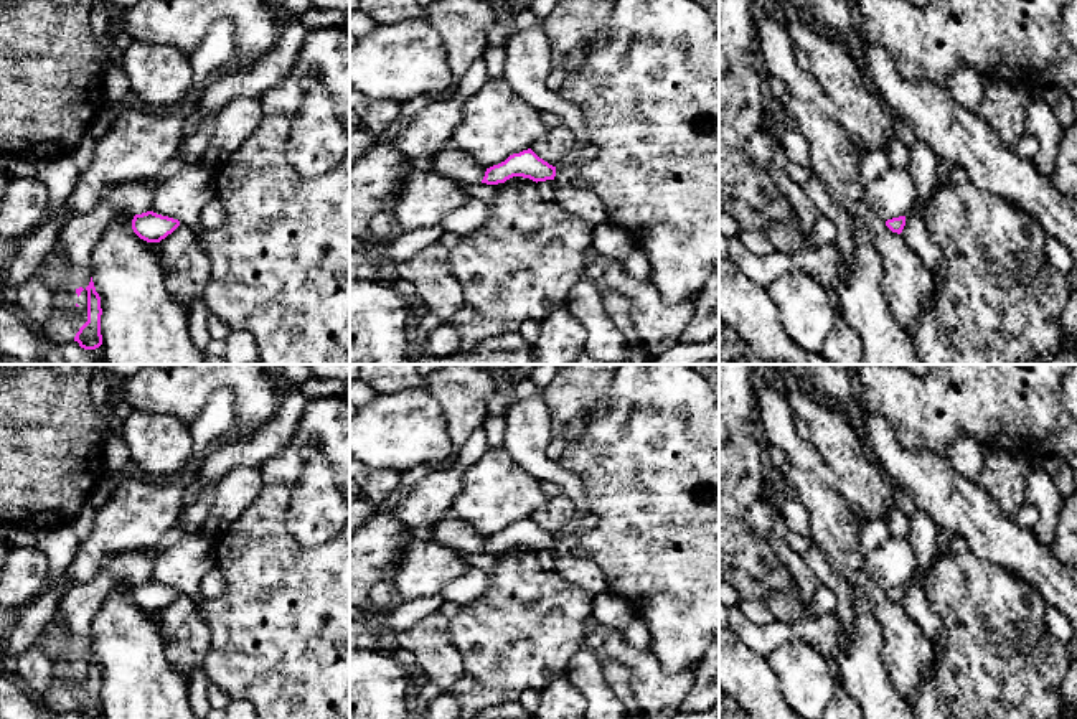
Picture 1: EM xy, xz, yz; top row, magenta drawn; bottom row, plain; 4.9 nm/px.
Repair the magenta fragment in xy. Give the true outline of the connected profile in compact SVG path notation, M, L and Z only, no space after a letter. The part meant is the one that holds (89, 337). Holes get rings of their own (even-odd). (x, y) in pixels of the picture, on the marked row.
M92 277L87 290L87 322L79 328L79 331L74 336L74 341L79 343L84 350L96 350L102 345L102 335L101 335L101 297L96 292Z

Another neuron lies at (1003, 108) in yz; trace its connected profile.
M990 79L980 114L1001 142L1013 148L1023 137L1028 94L1003 81Z

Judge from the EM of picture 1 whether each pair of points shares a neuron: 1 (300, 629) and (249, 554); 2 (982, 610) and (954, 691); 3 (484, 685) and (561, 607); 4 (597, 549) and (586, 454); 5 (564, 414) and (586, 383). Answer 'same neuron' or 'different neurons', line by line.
1: same neuron
2: same neuron
3: same neuron
4: same neuron
5: same neuron

